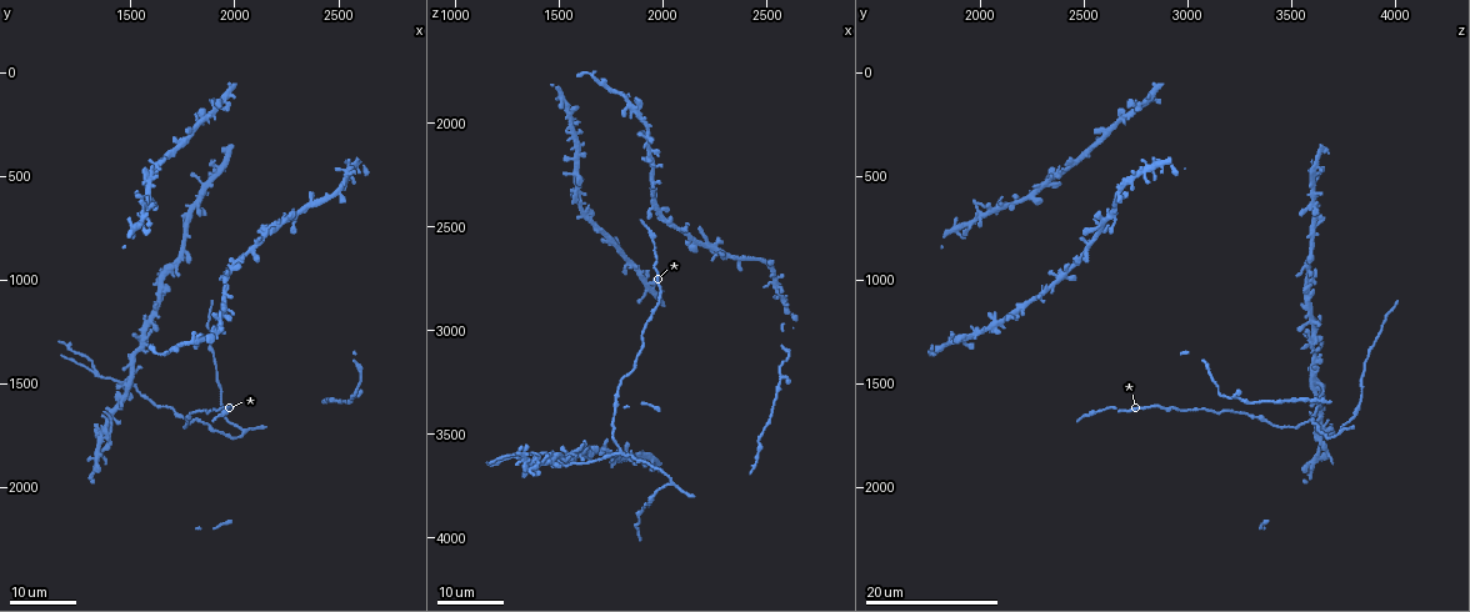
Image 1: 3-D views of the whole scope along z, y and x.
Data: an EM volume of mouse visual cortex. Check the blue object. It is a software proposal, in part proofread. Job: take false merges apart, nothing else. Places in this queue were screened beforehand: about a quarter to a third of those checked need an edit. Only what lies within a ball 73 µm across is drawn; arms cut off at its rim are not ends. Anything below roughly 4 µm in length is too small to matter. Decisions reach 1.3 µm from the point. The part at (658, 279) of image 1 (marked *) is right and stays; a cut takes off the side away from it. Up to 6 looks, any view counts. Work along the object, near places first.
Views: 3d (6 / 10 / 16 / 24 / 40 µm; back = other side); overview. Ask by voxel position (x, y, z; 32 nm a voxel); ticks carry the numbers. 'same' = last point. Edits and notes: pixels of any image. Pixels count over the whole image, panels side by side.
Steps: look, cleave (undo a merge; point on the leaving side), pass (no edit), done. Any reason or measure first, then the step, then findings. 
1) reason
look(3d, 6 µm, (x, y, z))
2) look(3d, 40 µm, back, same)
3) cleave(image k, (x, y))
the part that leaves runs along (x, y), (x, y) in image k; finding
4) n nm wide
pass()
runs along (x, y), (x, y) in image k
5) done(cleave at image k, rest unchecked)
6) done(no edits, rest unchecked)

small branch off a trunk
look(3d, 16 µm, (2560, 1560, 3240))

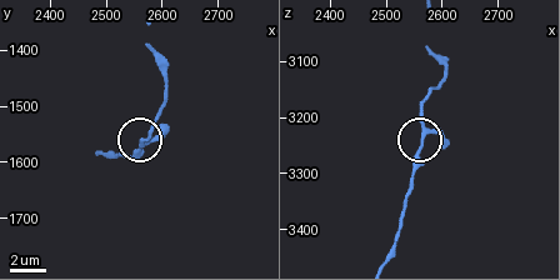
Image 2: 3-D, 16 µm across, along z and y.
look(3d, 6 µm, same)

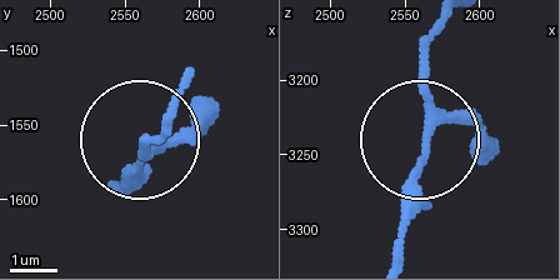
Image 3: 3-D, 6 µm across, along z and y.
pass()
one neuron here

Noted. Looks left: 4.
branch point
look(3d, 16 µm, (1800, 1670, 3600))

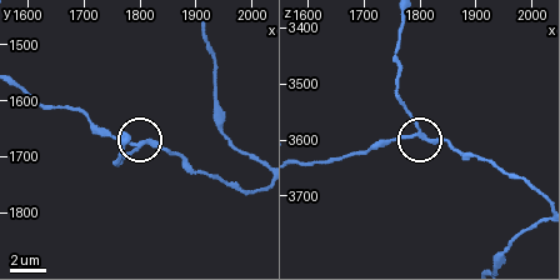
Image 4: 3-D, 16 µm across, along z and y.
look(3d, 10 µm, (1800, 1675, 3595))

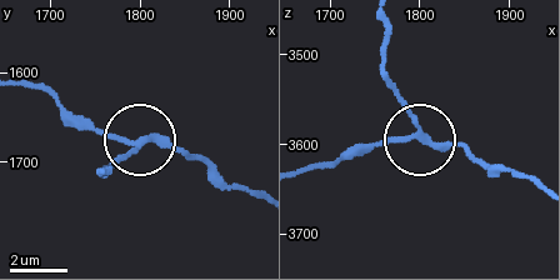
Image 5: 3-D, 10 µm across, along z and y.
3 arms
pass()
runs along (381, 20), (381, 56), (420, 140), (454, 143), (480, 156) in image 5; one neuron here

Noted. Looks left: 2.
four arms meet
look(3d, 16 µm, (1370, 1760, 3630))

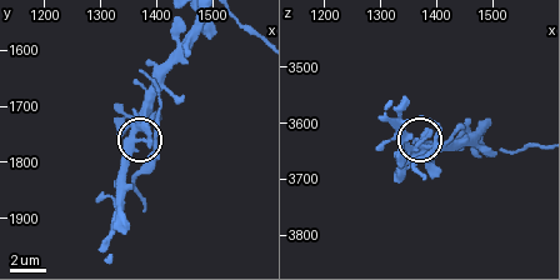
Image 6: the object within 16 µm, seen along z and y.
zoom in
look(3d, 6 µm, (1380, 1760, 3635))

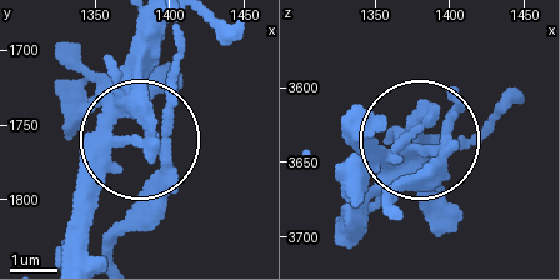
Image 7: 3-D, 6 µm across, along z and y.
4 arms
cleave(image 7, (175, 188))
a second neuron is stuck on

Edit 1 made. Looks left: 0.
done(cleave at image 7, rest unchecked)

